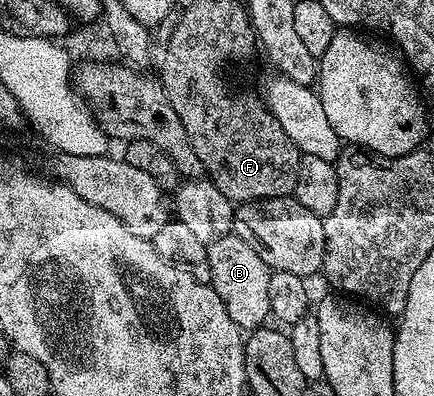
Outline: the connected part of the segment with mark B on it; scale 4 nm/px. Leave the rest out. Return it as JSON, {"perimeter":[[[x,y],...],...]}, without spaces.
{"perimeter":[[[231,231],[220,239],[209,242],[206,254],[210,268],[208,284],[220,295],[224,307],[228,307],[228,315],[243,331],[263,328],[271,320],[270,304],[268,303],[268,279],[272,270],[248,247],[244,239]]]}

